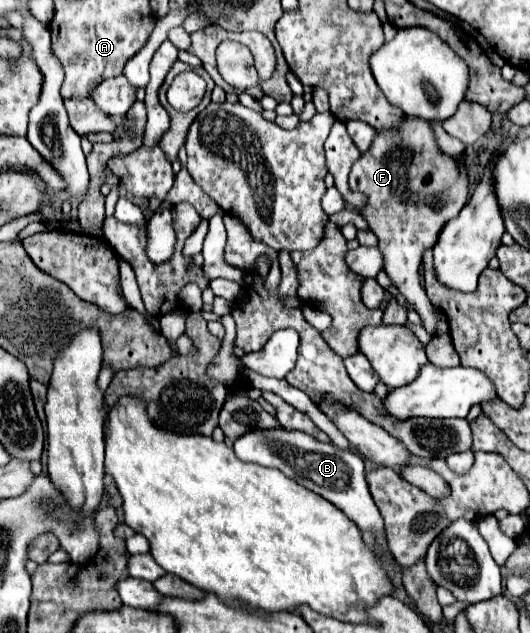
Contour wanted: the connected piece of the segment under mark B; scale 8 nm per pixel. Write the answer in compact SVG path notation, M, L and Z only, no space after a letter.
M270 428L270 430L252 430L242 434L234 442L234 452L244 462L256 462L268 468L278 468L288 478L294 478L304 488L320 494L322 498L330 500L334 506L338 506L348 518L352 518L360 530L372 528L378 540L378 548L382 554L388 554L386 546L386 534L382 516L370 496L364 461L352 450L340 450L334 444L324 444L314 440L312 436L300 432L300 430L286 430L286 428Z

